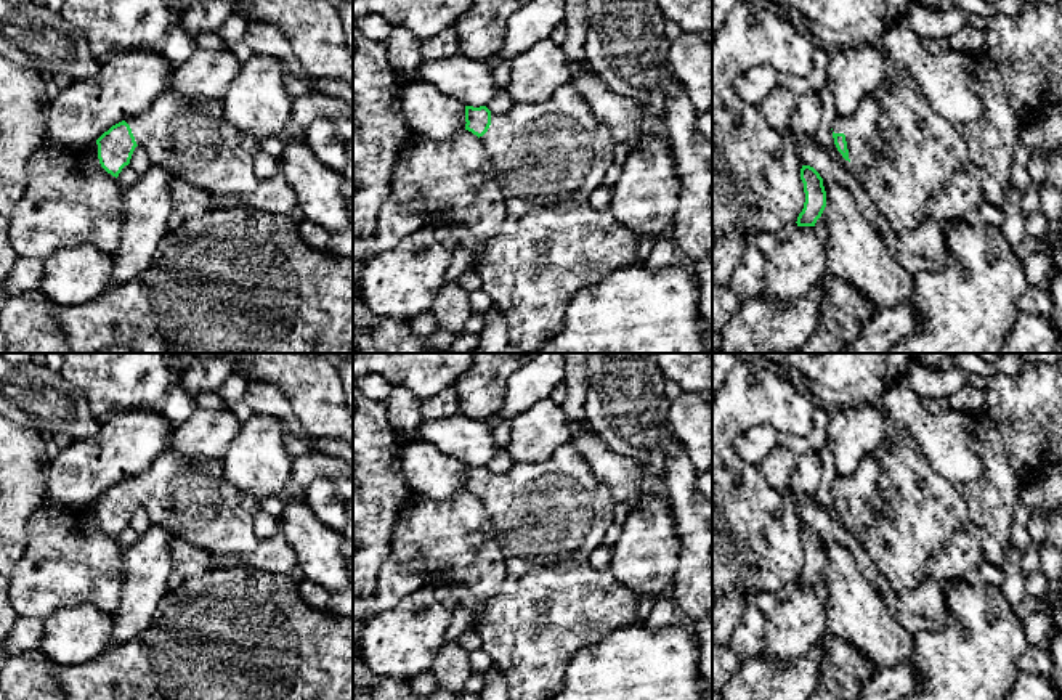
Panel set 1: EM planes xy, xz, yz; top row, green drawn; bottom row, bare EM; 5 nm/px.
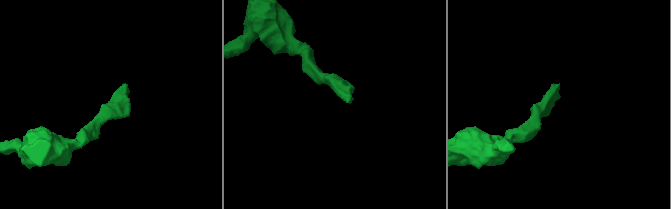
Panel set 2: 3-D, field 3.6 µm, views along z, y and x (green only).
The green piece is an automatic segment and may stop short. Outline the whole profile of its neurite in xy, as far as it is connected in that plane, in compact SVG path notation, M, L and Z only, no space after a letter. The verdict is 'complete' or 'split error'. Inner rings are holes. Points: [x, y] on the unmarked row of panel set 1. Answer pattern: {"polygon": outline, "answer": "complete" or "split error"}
{"polygon": "M167 450L143 474L128 477L98 499L98 519L112 536L119 536L130 523L136 506L143 506L151 523L162 525L173 538L181 538L212 556L245 554L258 544L253 519L260 503L242 494L225 475L225 461L191 461L188 456Z", "answer": "split error"}

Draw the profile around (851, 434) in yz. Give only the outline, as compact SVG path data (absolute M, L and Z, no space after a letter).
M874 405L829 413L825 446L833 453L837 477L850 477L889 432L889 421Z

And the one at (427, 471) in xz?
M401 440L398 458L404 480L414 493L441 501L465 490L465 466L430 442Z

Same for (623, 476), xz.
M568 417L571 427L570 443L584 456L594 478L606 486L614 503L638 504L650 486L643 478L645 467L632 456L613 451L602 437L582 422Z

